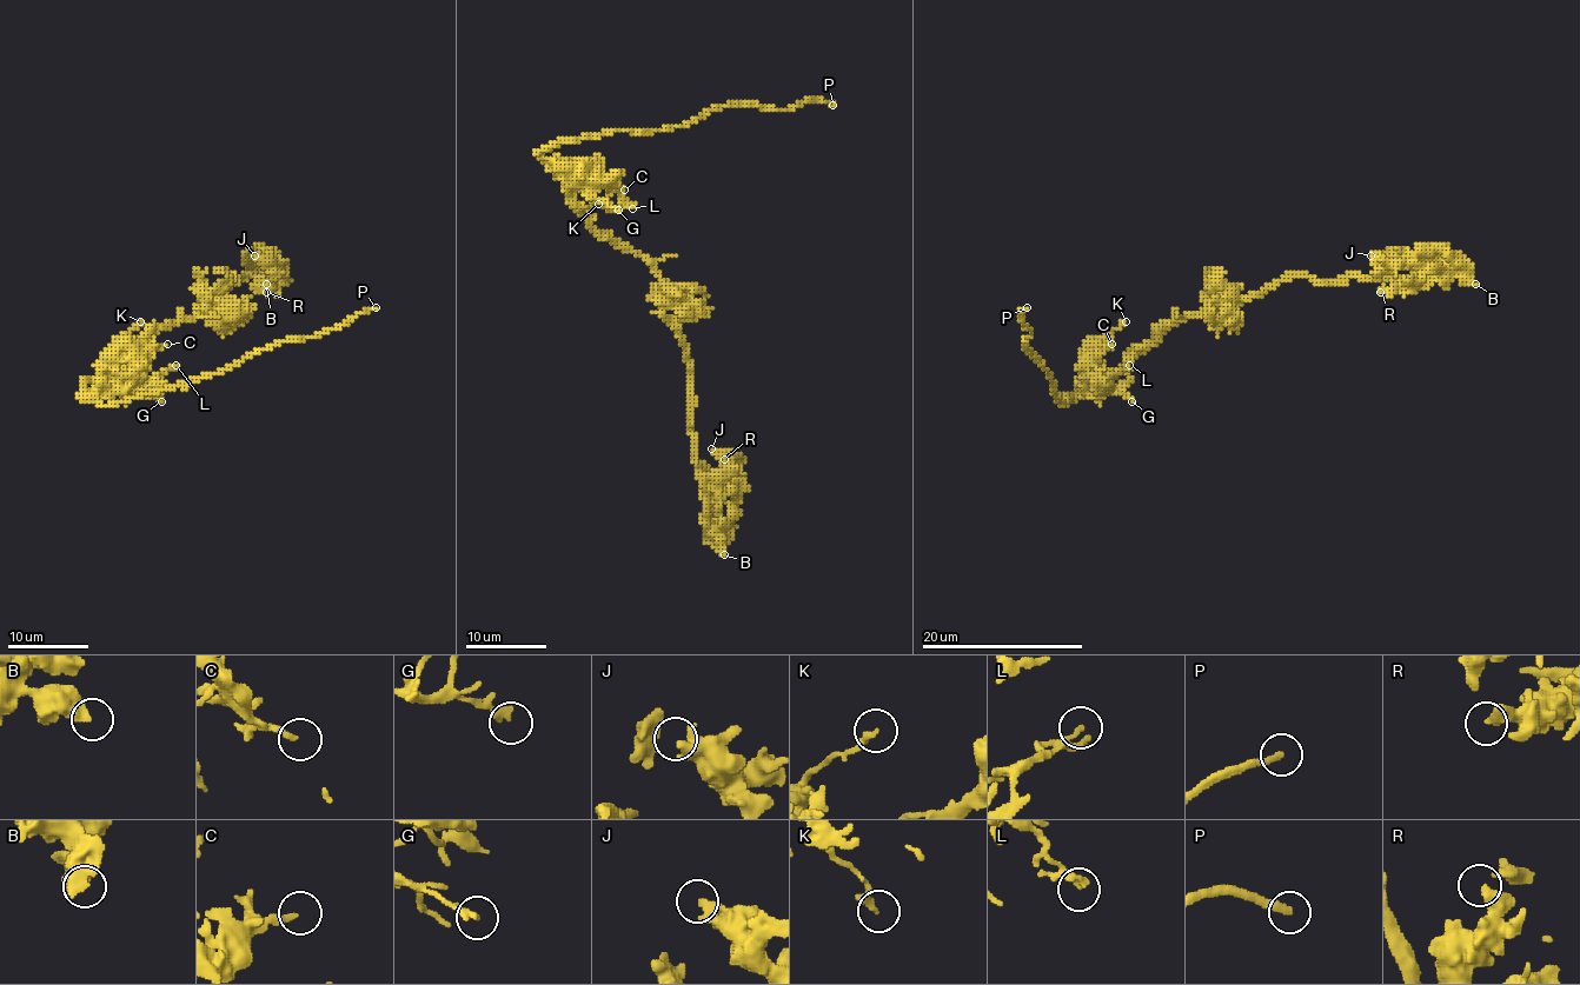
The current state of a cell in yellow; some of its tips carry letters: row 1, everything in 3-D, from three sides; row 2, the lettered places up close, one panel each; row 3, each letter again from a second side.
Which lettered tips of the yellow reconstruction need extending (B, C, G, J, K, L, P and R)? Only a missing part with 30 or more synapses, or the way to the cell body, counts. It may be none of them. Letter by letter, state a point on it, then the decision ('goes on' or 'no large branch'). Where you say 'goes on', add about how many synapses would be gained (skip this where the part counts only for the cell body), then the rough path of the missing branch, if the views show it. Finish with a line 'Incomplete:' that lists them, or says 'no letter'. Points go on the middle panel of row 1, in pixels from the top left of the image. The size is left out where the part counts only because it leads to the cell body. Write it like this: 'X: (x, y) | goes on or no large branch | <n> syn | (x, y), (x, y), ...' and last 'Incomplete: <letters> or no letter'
B: (724, 554) | no large branch
C: (624, 190) | no large branch
G: (618, 210) | no large branch
J: (711, 448) | no large branch
K: (598, 204) | no large branch
L: (632, 208) | no large branch
P: (832, 105) | goes on | (832, 105), (847, 105), (849, 65), (840, 48), (817, 44), (809, 38)
R: (724, 459) | no large branch
Incomplete: P

